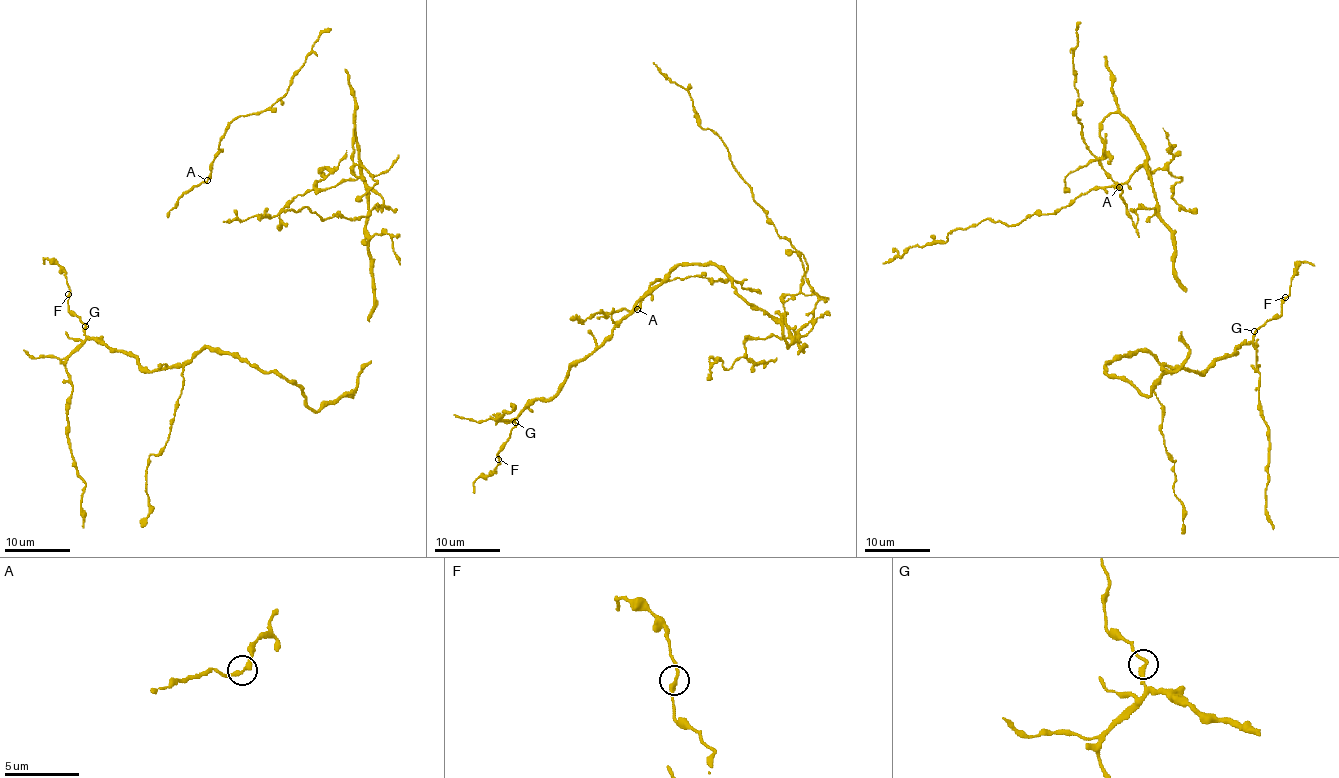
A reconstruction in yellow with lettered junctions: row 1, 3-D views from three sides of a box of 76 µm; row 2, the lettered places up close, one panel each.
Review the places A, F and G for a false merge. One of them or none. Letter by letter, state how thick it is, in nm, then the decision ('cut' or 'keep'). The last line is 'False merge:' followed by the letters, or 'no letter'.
A: calibre 260 nm; keep
F: calibre 280 nm; keep
G: calibre 260 nm; keep
False merge: no letter

